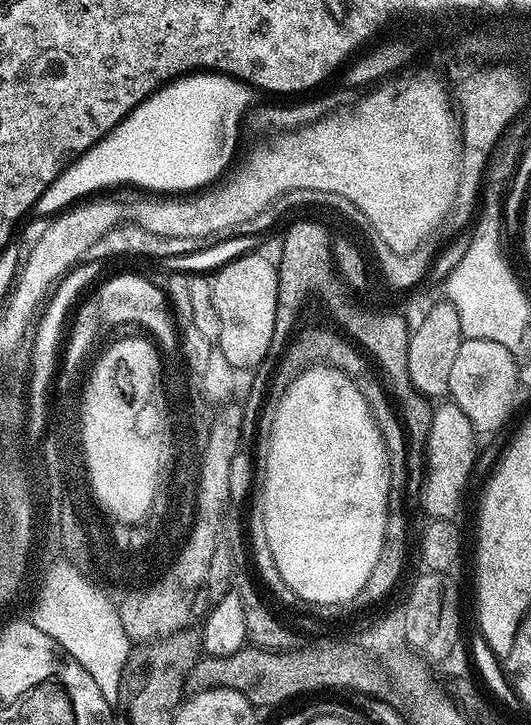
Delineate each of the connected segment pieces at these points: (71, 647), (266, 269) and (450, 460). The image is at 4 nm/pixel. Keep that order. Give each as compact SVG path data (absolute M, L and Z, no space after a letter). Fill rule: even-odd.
M58 570L58 574L50 578L50 586L42 598L38 616L30 616L30 619L90 674L108 704L117 705L120 683L132 653L132 641L122 627L118 606L110 606L72 570Z
M253 250L217 268L211 277L214 310L218 310L218 322L222 326L218 346L235 370L255 370L269 357L278 299L276 270L273 257Z
M444 403L432 414L426 453L426 479L418 493L425 514L432 520L452 520L455 517L455 512L460 508L460 499L464 496L464 487L468 484L468 475L472 472L472 463L476 460L478 433L470 418L462 414L458 405Z

